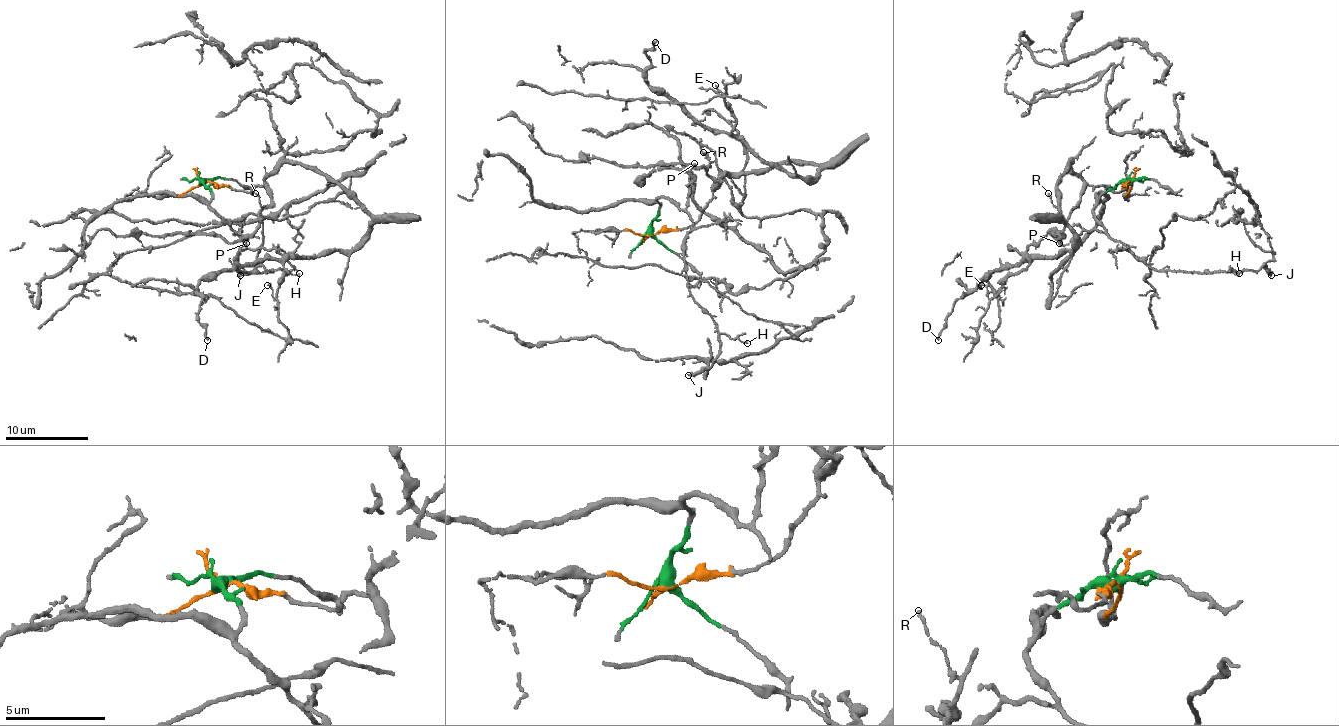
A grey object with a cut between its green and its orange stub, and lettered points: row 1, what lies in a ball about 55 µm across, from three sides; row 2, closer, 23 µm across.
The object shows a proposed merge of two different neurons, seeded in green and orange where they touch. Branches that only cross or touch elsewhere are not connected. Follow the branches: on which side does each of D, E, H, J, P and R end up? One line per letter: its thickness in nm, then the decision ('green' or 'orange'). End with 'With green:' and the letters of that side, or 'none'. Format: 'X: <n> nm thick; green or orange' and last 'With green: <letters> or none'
D: 220 nm thick; orange
E: 150 nm thick; orange
H: 140 nm thick; green
J: 300 nm thick; green
P: 200 nm thick; green
R: 130 nm thick; orange
With green: H, J, P

